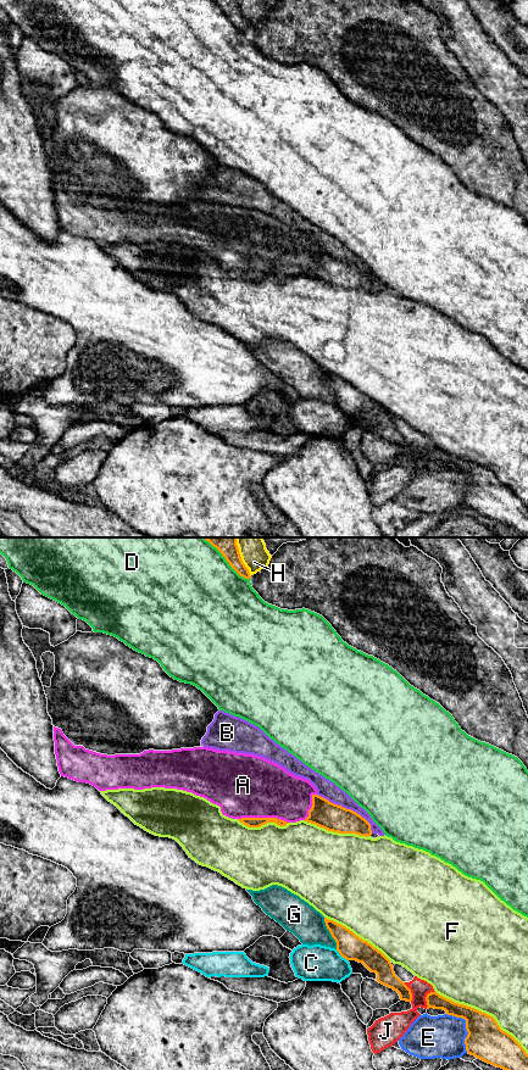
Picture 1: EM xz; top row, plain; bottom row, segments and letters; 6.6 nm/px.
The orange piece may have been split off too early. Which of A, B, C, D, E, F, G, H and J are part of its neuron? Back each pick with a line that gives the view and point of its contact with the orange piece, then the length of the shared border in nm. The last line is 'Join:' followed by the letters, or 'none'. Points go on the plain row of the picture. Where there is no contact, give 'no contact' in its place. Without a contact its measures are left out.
Join: none

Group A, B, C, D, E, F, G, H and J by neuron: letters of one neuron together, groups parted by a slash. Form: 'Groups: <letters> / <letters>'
Groups: A / B / C / D / E / F / G / H / J

